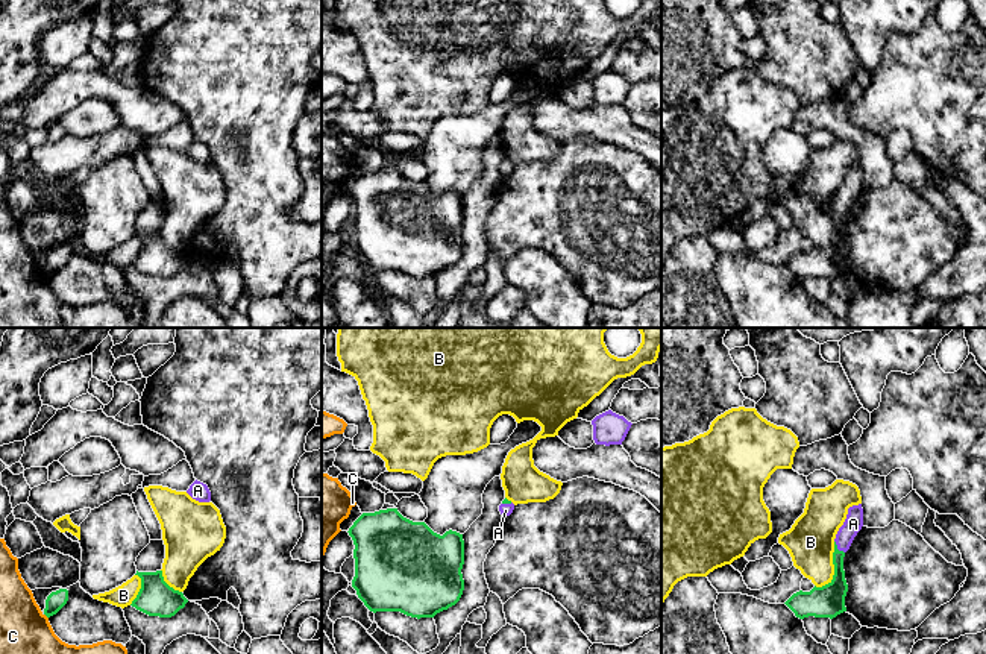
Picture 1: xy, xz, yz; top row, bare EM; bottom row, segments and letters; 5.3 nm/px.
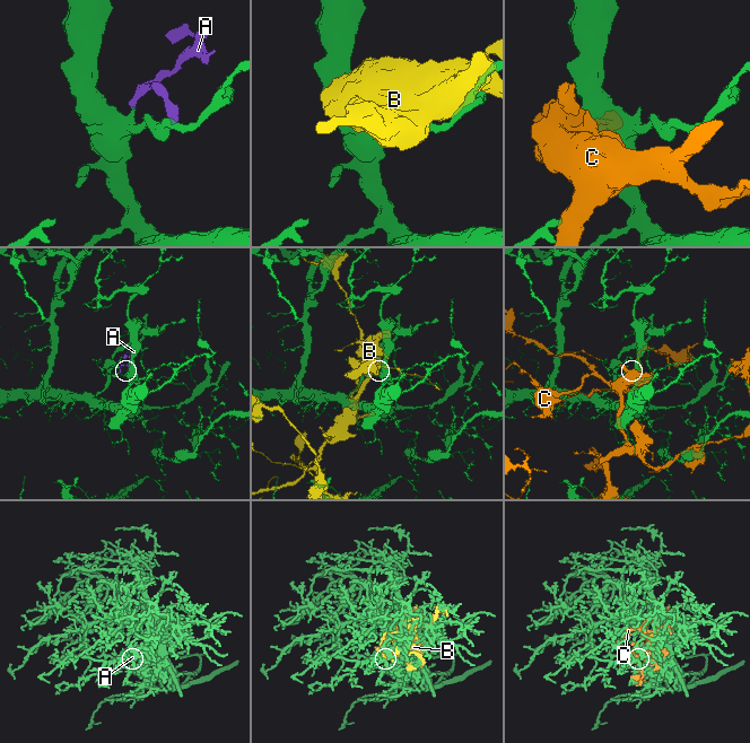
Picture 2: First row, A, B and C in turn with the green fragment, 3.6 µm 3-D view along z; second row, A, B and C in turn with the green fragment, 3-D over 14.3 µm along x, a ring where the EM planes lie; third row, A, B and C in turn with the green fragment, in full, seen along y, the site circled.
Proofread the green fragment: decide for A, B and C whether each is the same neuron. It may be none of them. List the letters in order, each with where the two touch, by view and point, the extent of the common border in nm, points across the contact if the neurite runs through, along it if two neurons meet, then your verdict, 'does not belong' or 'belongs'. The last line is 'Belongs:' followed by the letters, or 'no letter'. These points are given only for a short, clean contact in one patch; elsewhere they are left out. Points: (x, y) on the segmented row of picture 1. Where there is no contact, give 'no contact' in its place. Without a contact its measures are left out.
A: meets green in yz at (836, 548); contact 90 nm long; runs through yz (832, 595), (838, 587), (836, 548), (853, 524); belongs
B: meets green in yz at (835, 568); contact 260 nm long; does not belong
C: meets green in xy at (46, 615); contact 40 nm long; does not belong
Belongs: A

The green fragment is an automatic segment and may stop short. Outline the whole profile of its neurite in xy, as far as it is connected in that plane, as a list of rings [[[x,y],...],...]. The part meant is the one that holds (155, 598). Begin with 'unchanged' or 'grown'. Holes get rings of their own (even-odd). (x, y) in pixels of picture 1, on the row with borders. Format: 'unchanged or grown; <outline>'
unchanged; [[[137,571],[135,575],[141,578],[141,589],[130,604],[137,610],[149,616],[171,618],[188,602],[182,592],[164,581],[162,571]]]

